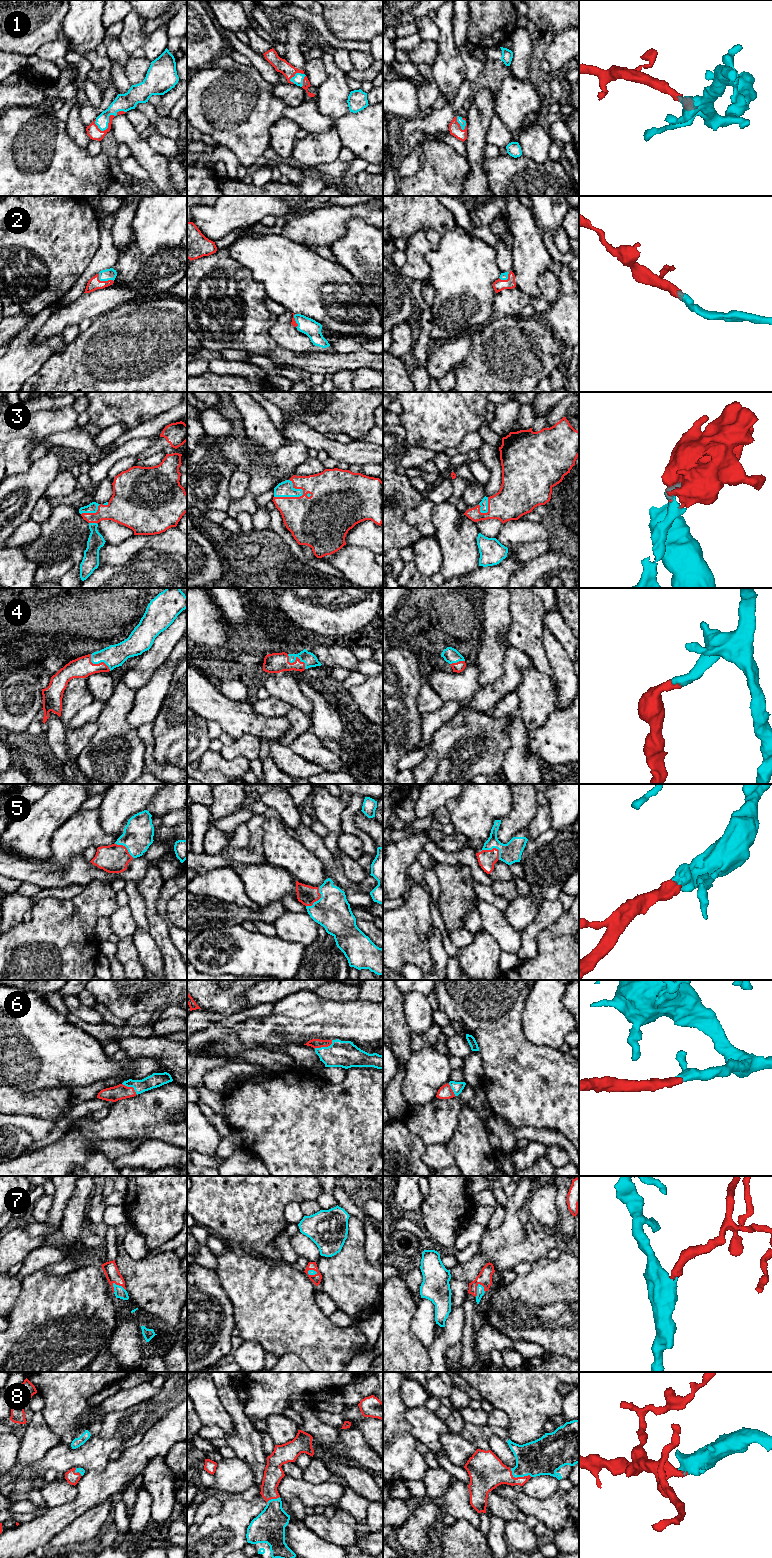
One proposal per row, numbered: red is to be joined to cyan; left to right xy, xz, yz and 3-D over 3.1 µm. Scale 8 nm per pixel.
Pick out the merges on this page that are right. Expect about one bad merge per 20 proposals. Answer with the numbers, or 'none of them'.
1, 2, 3, 4, 5, 6, 7, 8

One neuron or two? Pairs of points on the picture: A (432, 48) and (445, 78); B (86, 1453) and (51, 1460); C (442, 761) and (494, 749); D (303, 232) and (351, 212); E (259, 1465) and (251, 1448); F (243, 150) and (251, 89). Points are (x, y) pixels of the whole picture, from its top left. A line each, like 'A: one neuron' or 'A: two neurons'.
A: two neurons
B: one neuron
C: one neuron
D: one neuron
E: one neuron
F: one neuron

